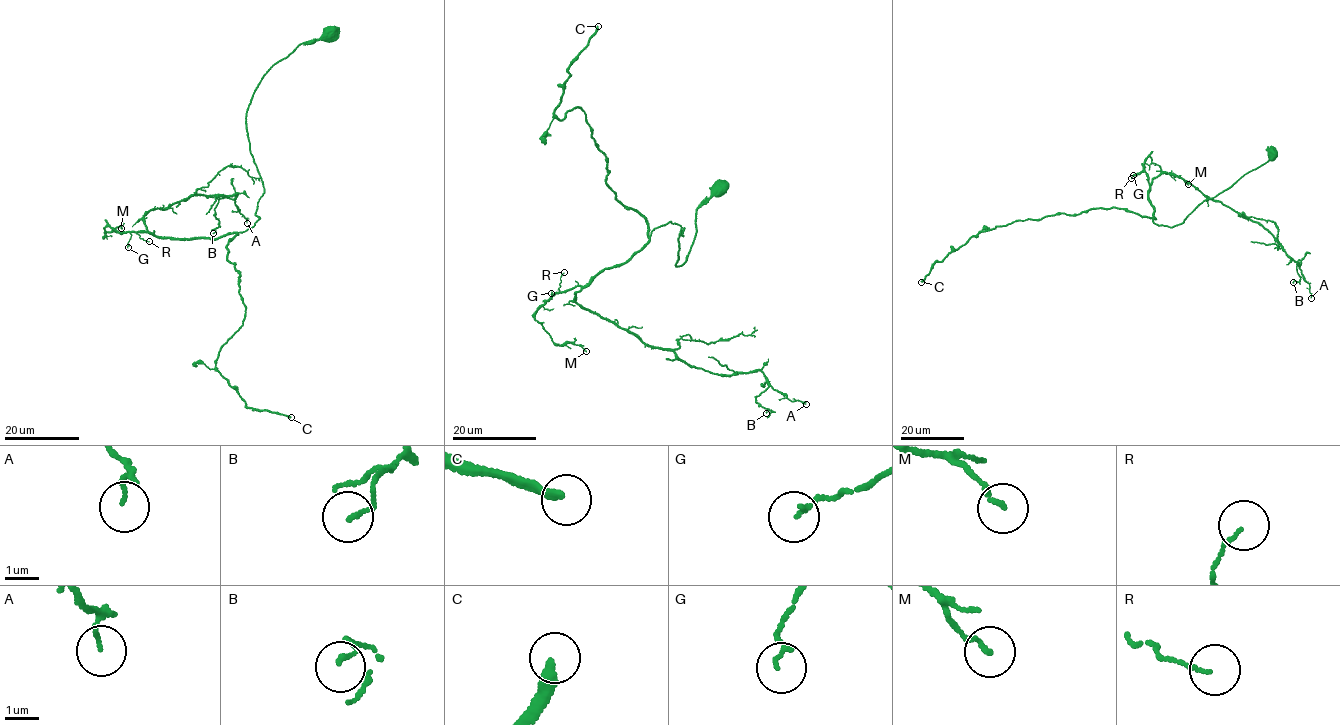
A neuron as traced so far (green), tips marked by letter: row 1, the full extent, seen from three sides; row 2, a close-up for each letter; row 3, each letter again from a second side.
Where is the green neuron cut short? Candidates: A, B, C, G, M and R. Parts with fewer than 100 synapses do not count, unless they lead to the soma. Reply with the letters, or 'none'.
C

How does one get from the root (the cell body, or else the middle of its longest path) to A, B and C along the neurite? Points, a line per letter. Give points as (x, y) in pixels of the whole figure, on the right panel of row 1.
A: (1271, 154), (1267, 147), (1268, 161), (1183, 222), (1152, 221), (1152, 180), (1173, 173), (1273, 235), (1311, 298)
B: (1271, 154), (1172, 227), (1152, 221), (1147, 198), (1159, 175), (1184, 179), (1301, 261), (1293, 282)
C: (1271, 154), (1267, 147), (1268, 161), (1172, 227), (1114, 207), (1016, 220), (971, 236), (921, 282)

